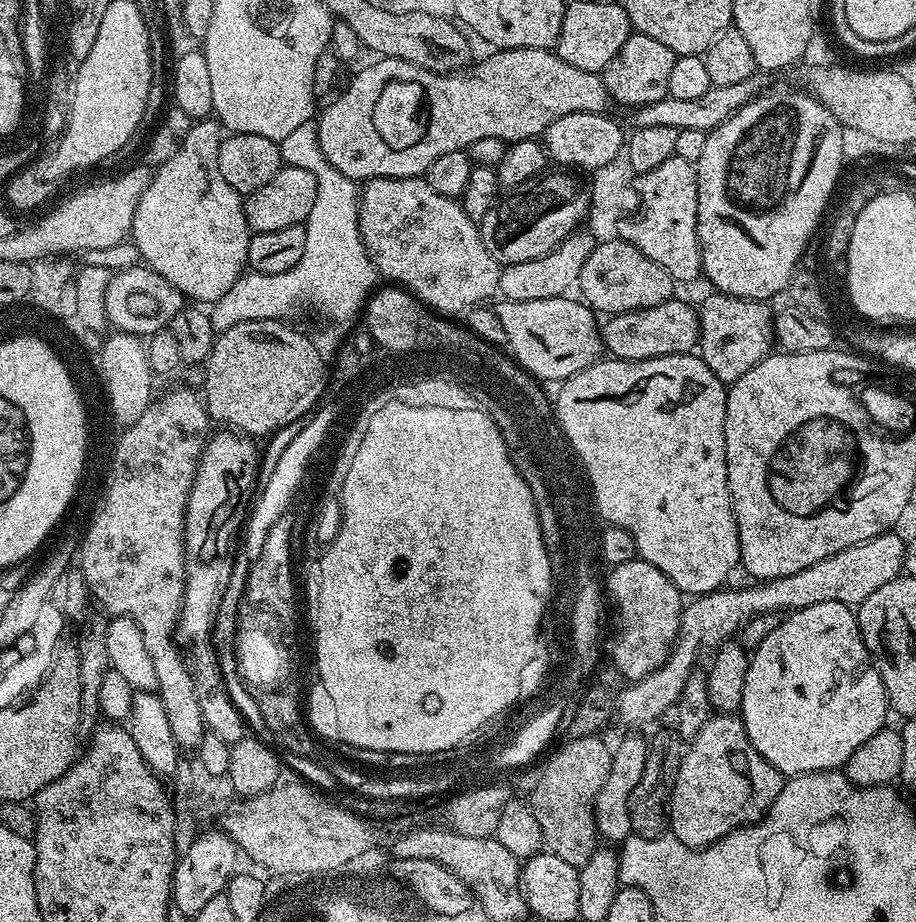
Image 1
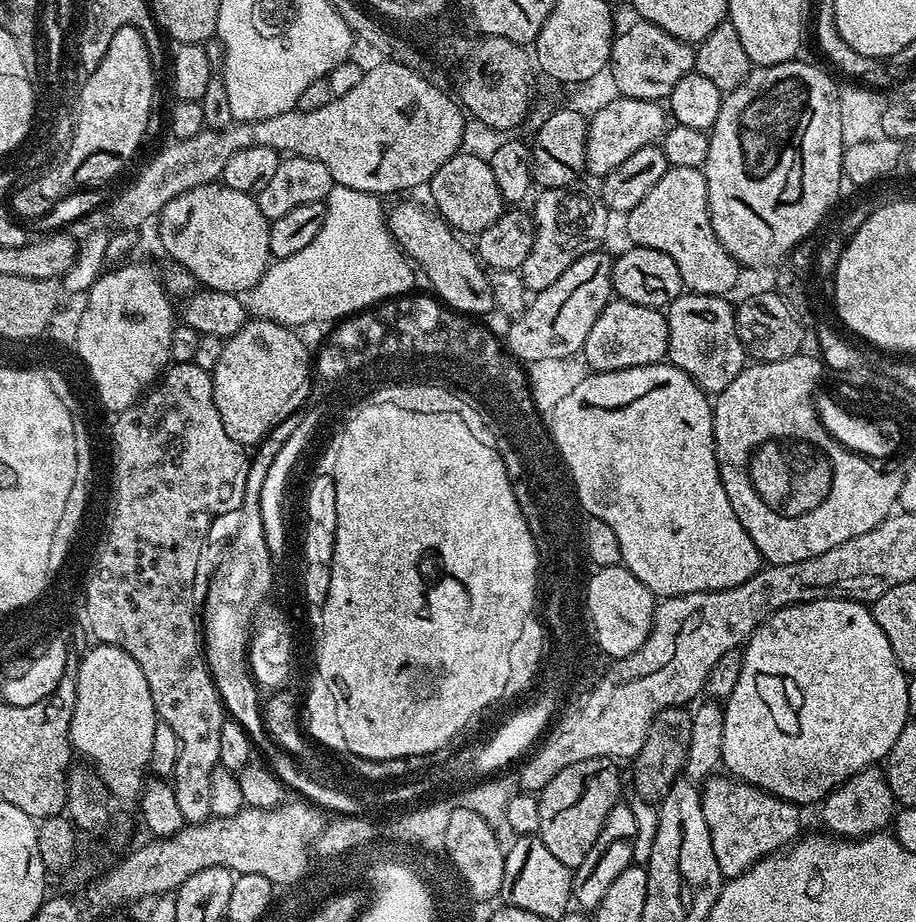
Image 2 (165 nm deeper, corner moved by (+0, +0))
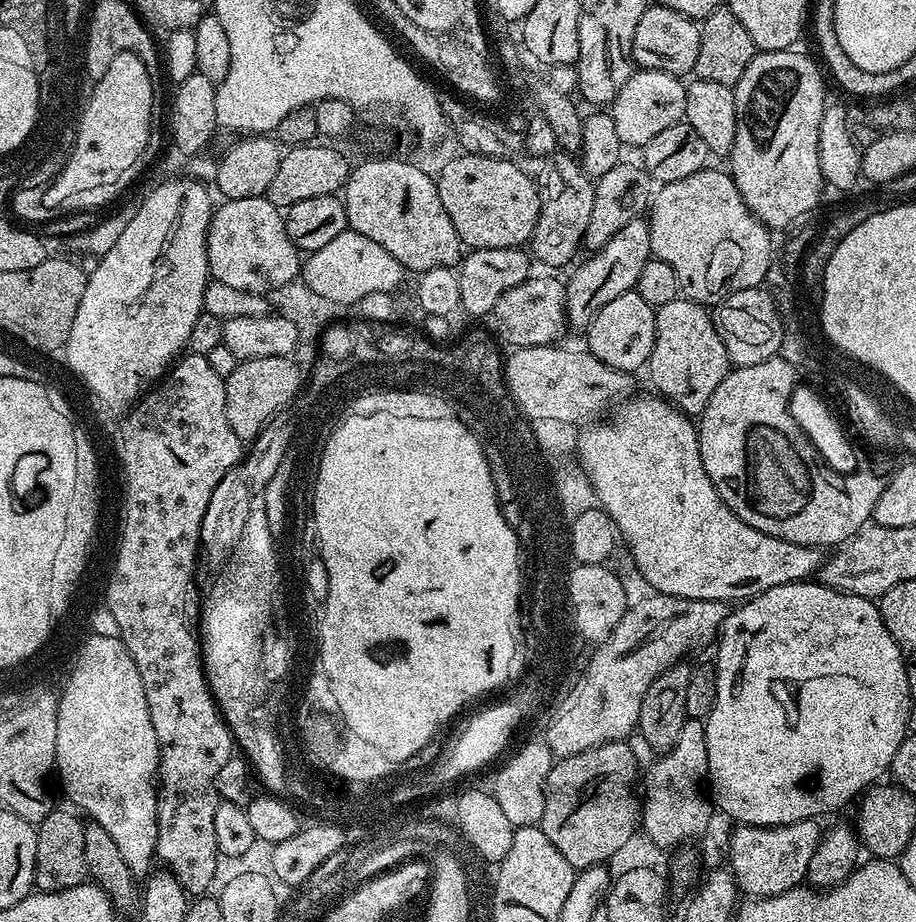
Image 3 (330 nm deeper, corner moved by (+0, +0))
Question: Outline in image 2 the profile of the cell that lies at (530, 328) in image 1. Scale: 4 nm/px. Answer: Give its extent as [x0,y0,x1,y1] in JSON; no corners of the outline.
[387,202,493,314]

